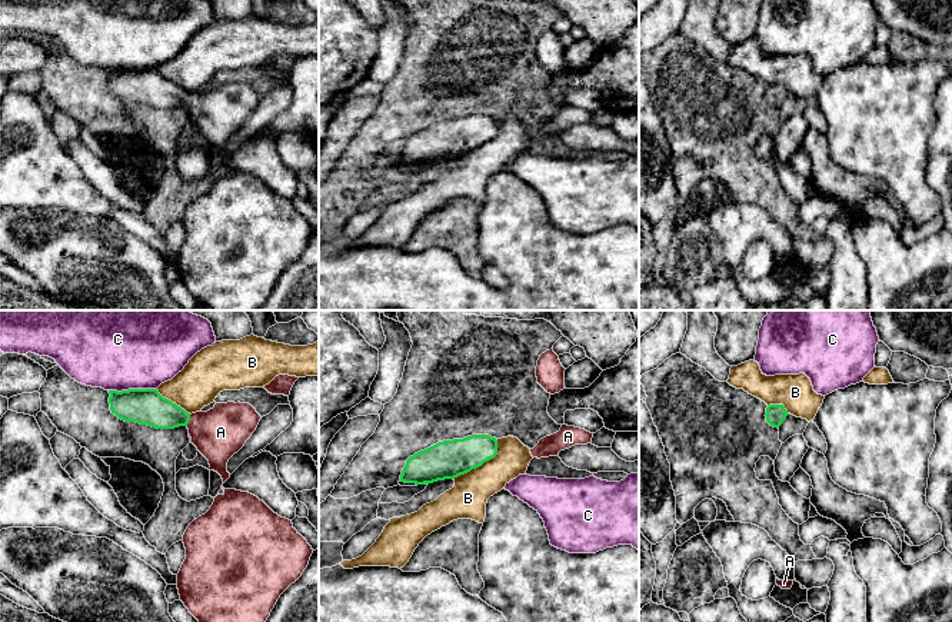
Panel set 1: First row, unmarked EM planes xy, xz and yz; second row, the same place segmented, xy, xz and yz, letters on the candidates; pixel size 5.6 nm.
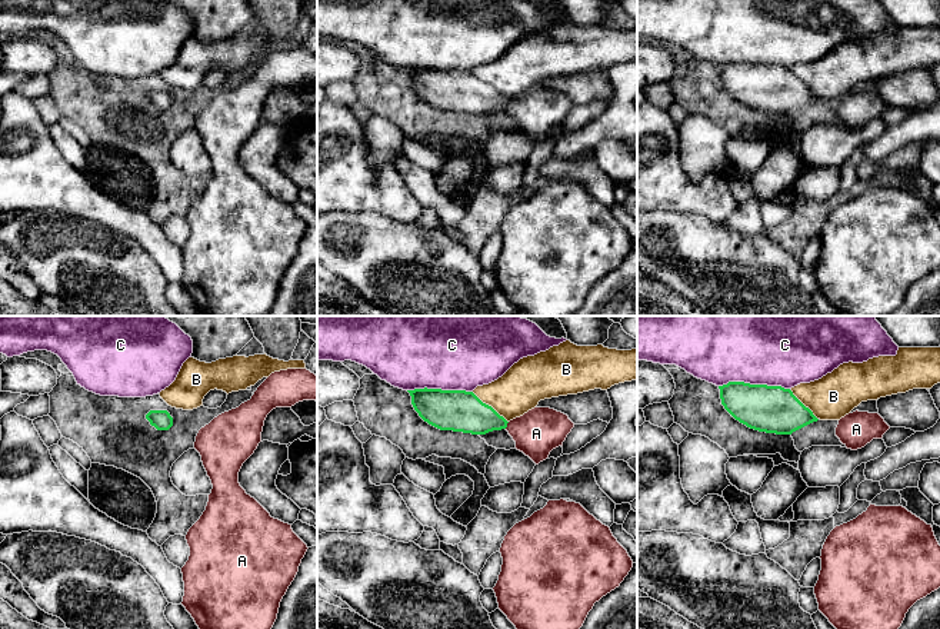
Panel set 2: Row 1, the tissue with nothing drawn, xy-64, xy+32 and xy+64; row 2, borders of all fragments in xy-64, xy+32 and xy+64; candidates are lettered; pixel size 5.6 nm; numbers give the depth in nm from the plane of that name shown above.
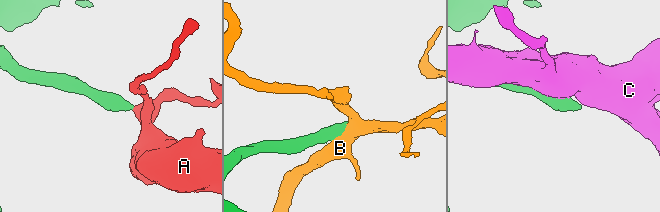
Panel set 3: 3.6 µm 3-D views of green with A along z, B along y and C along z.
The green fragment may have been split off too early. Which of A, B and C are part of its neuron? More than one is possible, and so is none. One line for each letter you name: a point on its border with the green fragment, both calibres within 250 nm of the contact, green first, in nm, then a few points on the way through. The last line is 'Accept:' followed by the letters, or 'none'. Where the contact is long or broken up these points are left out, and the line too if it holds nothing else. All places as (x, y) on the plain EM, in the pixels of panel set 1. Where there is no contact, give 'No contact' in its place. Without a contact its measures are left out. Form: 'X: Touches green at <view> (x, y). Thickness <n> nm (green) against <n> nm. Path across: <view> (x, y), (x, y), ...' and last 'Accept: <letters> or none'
A: Touches green at xy (189, 99). Thickness 200 nm (green) against 280 nm. Path across: xy (147, 86), (170, 96), (189, 99), (212, 112), (220, 112)
Accept: A

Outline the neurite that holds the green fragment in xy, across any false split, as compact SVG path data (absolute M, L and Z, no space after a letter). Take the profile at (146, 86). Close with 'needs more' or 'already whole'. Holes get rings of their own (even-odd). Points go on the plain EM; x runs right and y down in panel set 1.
M157 69L109 70L110 90L124 102L156 109L186 106L192 123L209 140L223 163L230 157L229 139L237 133L256 110L262 96L249 83L216 83L207 92L187 93L163 77Z; needs more

